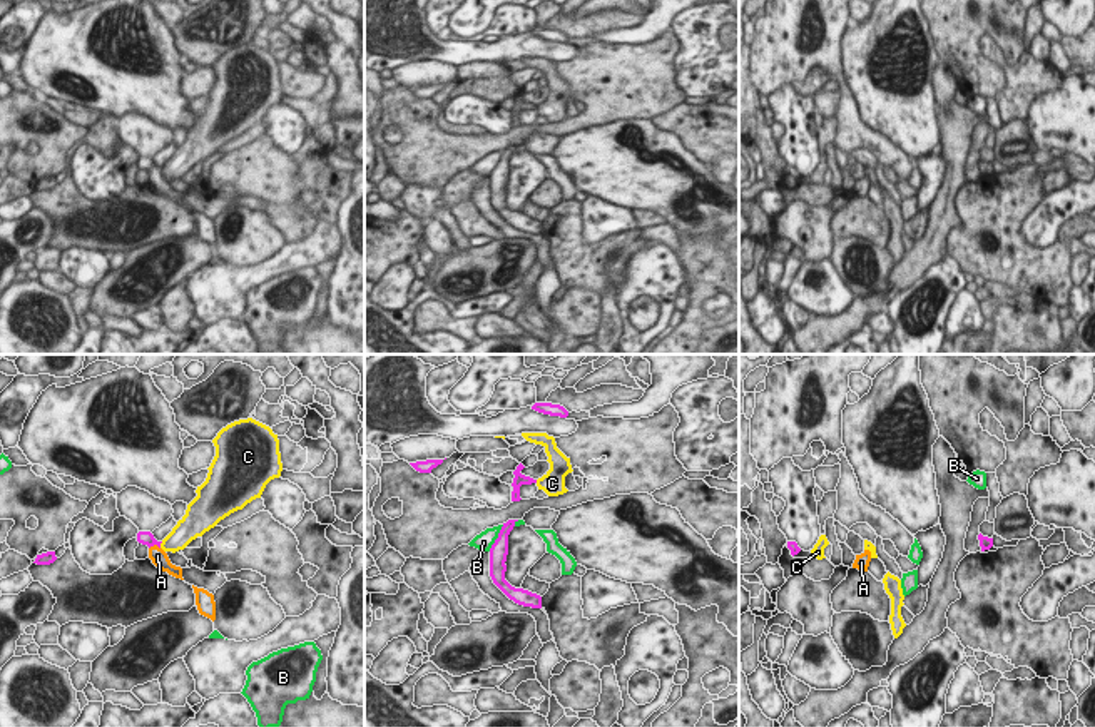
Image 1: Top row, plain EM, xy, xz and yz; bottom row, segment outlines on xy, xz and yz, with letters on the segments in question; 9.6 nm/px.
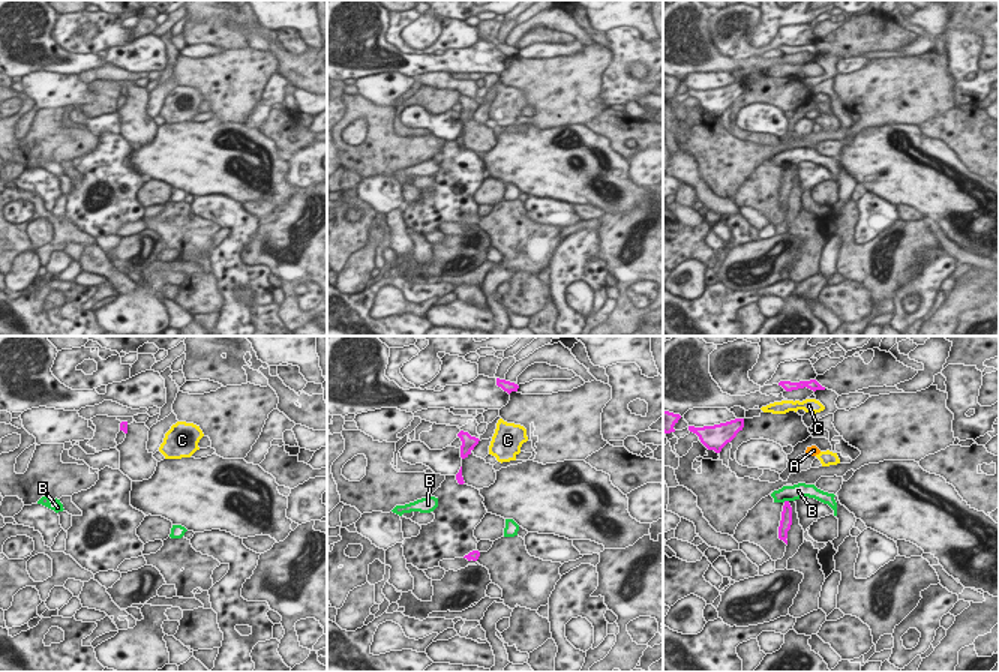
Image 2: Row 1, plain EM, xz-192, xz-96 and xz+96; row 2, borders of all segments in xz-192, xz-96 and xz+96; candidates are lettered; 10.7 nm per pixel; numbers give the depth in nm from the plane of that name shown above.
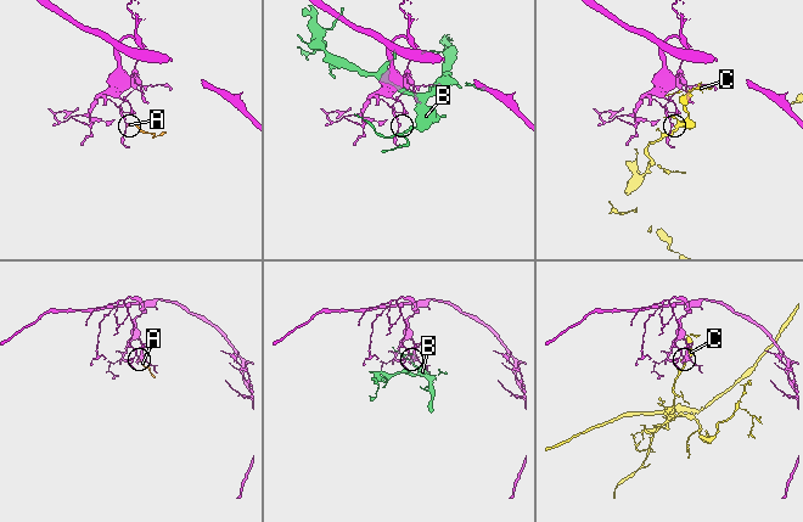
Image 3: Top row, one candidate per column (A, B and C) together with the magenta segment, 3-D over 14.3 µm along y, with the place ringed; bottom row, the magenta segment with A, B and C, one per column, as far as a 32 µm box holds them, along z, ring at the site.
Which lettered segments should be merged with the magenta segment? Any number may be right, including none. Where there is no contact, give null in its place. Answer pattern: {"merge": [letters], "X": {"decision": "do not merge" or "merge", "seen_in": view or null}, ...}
{"merge": ["A"], "A": {"decision": "merge", "seen_in": "xy"}, "B": {"decision": "do not merge", "seen_in": "xz"}, "C": {"decision": "do not merge", "seen_in": "xy"}}

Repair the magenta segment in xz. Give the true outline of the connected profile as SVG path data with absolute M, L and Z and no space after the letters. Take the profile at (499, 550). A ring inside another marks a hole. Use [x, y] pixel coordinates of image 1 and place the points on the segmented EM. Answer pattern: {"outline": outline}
{"outline": "M508 520L503 523L498 538L490 548L490 577L493 583L515 603L532 608L542 608L542 597L523 588L515 588L505 580L507 555L508 555L508 535L518 520Z"}

